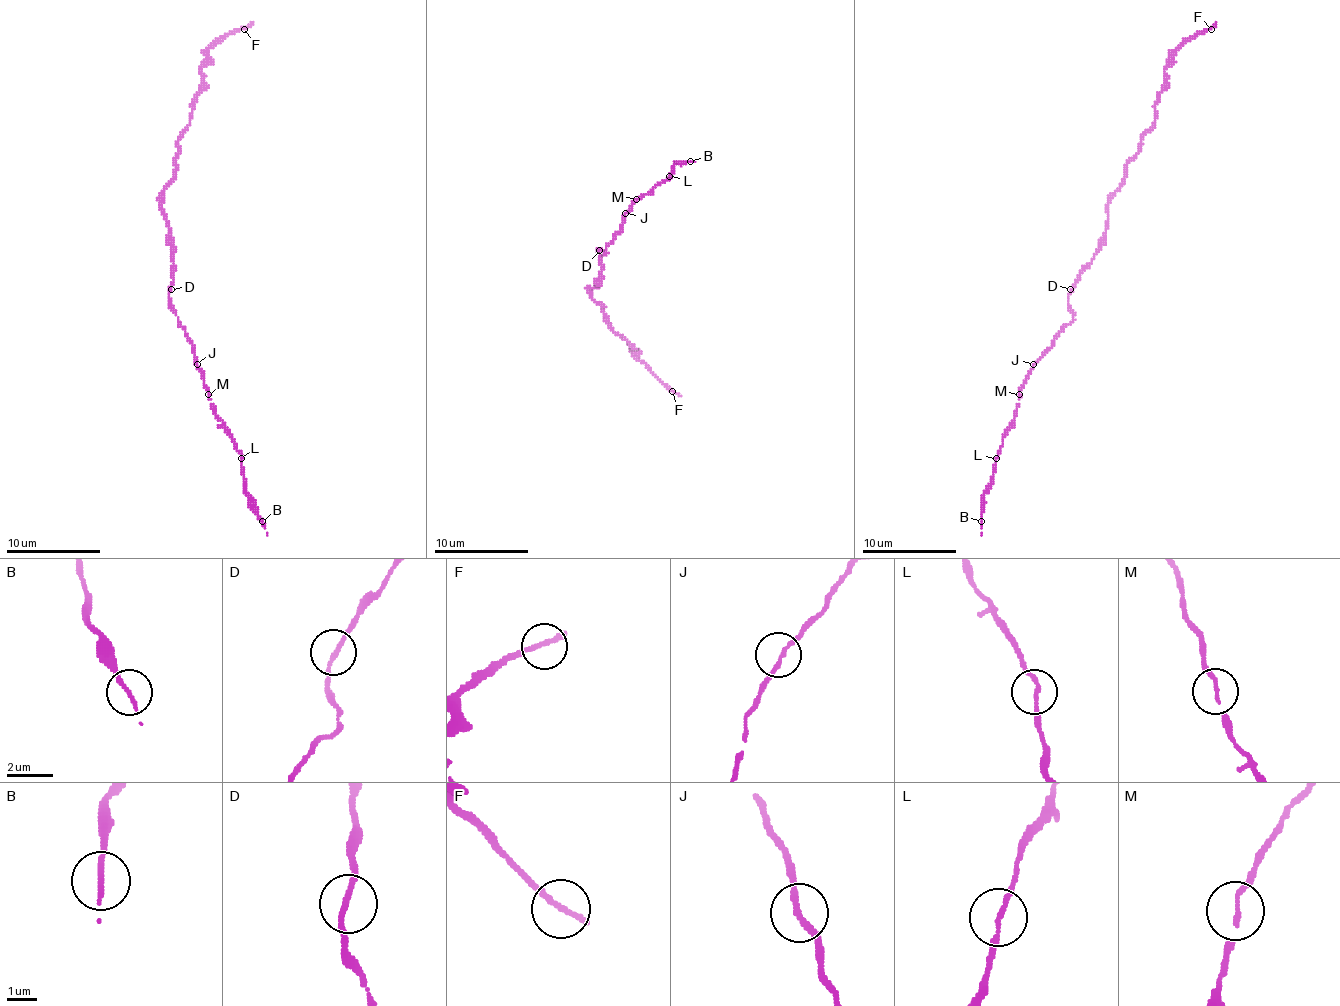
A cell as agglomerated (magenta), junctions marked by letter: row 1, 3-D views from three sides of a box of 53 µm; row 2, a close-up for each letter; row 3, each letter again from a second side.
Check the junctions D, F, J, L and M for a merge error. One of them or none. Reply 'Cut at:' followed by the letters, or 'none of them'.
Cut at: none of them

